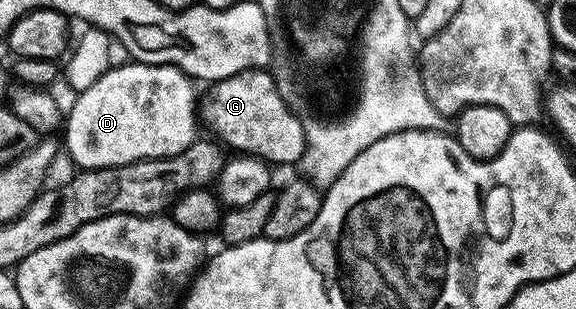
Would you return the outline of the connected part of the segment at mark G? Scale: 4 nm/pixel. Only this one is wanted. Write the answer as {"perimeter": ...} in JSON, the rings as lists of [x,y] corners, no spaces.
{"perimeter":[[[267,70],[243,71],[234,77],[220,79],[207,90],[208,96],[205,99],[203,96],[198,111],[203,126],[205,123],[221,144],[229,148],[232,146],[236,153],[255,155],[269,165],[299,164],[304,156],[304,127],[300,117],[292,113],[282,101]]]}

